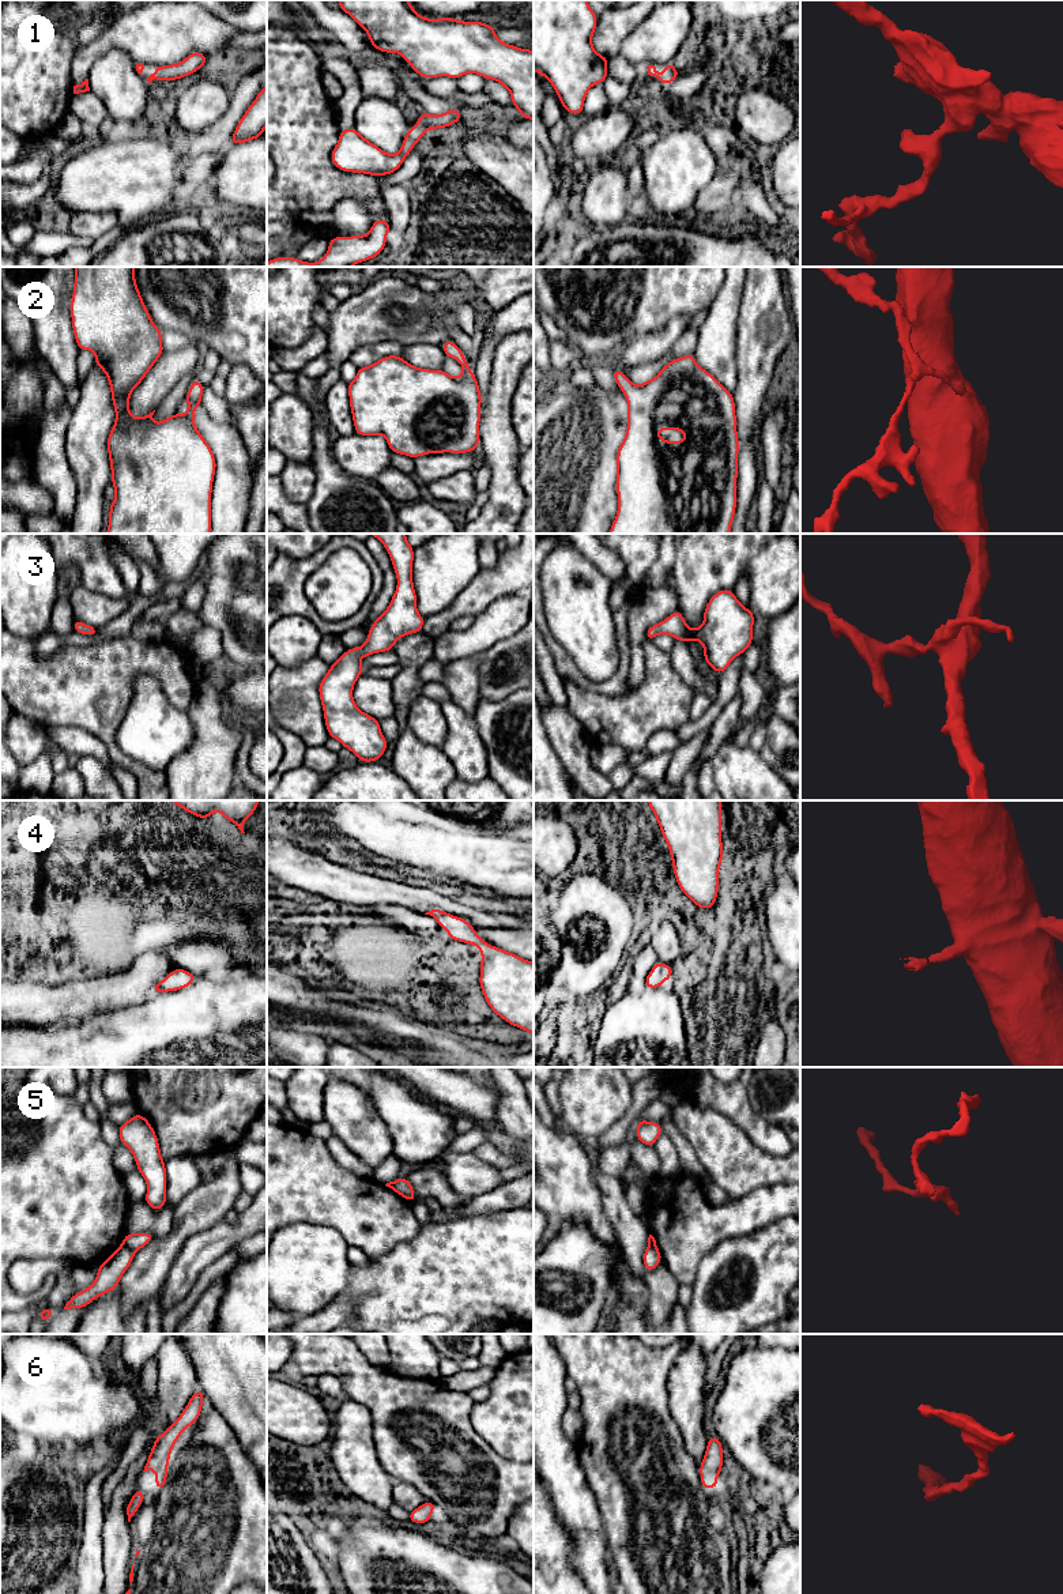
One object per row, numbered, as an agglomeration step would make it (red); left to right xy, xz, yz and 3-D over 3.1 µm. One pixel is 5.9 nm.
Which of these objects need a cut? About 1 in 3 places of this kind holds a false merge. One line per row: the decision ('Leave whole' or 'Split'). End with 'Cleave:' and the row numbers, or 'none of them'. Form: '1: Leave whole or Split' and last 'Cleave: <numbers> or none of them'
1: Leave whole
2: Leave whole
3: Leave whole
4: Leave whole
5: Split
6: Leave whole
Cleave: 5

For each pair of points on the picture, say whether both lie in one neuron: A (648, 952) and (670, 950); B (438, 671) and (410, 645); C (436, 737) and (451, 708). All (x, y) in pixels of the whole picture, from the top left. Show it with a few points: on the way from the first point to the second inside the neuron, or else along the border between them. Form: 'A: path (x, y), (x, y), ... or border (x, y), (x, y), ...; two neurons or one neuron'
A: border (649, 944), (658, 960); two neurons
B: border (433, 658), (418, 673), (423, 682); two neurons
C: border (440, 704), (447, 724), (447, 737), (441, 747); two neurons

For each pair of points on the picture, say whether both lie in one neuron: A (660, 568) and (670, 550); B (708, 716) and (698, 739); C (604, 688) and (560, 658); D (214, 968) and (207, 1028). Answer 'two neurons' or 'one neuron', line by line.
A: one neuron
B: two neurons
C: one neuron
D: two neurons

